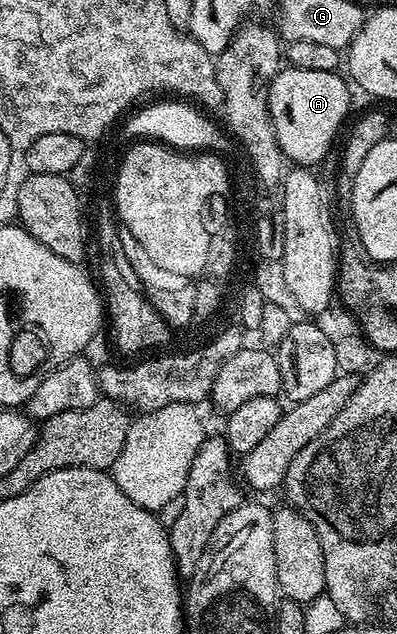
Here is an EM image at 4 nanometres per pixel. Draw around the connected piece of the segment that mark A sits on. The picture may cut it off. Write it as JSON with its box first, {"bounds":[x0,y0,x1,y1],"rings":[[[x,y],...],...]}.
{"bounds":[267,66,349,166],"rings":[[[289,66],[283,67],[269,82],[267,108],[270,122],[275,128],[276,142],[282,155],[291,165],[315,166],[329,154],[338,136],[338,127],[347,123],[349,87],[347,77],[338,72],[300,70]]]}

